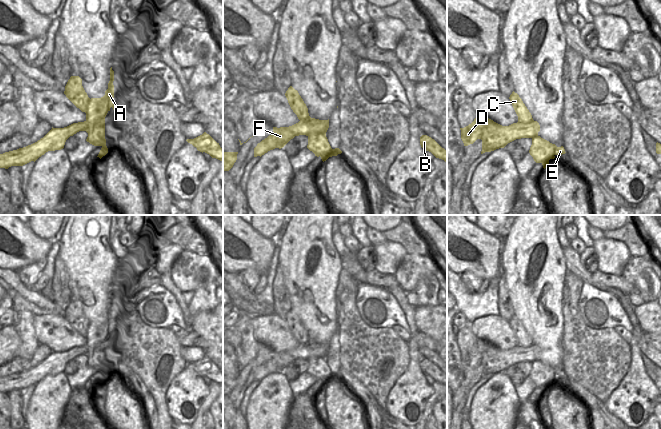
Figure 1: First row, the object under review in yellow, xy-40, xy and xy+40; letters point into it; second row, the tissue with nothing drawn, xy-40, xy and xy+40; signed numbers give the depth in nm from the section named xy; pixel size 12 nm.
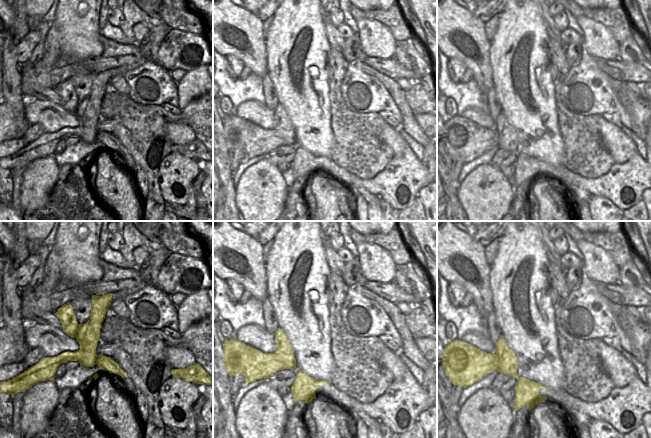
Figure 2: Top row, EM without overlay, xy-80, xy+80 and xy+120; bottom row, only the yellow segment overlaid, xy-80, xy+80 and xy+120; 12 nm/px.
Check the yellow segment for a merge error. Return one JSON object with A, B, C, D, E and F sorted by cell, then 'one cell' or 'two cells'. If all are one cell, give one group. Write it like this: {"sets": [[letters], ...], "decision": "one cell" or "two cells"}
{"sets": [["A", "C", "E"], ["B", "D", "F"]], "decision": "two cells"}

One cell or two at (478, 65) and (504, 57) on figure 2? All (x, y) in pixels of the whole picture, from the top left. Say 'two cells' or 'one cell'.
two cells

